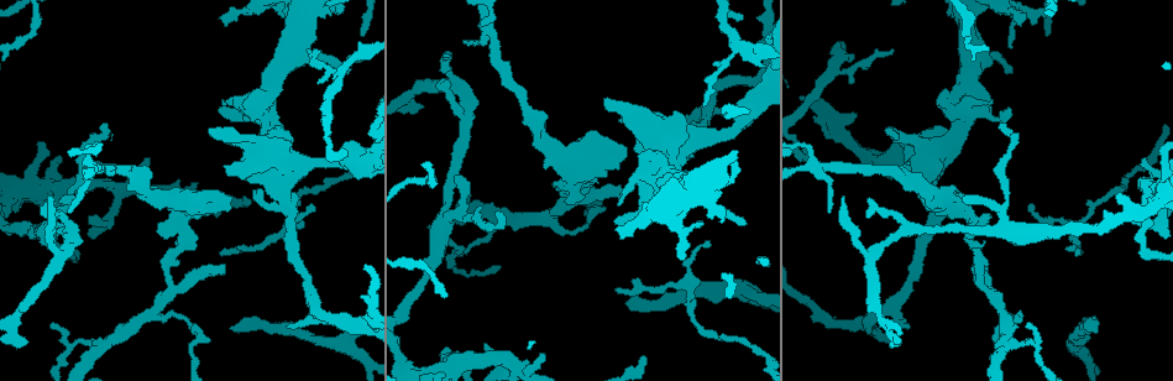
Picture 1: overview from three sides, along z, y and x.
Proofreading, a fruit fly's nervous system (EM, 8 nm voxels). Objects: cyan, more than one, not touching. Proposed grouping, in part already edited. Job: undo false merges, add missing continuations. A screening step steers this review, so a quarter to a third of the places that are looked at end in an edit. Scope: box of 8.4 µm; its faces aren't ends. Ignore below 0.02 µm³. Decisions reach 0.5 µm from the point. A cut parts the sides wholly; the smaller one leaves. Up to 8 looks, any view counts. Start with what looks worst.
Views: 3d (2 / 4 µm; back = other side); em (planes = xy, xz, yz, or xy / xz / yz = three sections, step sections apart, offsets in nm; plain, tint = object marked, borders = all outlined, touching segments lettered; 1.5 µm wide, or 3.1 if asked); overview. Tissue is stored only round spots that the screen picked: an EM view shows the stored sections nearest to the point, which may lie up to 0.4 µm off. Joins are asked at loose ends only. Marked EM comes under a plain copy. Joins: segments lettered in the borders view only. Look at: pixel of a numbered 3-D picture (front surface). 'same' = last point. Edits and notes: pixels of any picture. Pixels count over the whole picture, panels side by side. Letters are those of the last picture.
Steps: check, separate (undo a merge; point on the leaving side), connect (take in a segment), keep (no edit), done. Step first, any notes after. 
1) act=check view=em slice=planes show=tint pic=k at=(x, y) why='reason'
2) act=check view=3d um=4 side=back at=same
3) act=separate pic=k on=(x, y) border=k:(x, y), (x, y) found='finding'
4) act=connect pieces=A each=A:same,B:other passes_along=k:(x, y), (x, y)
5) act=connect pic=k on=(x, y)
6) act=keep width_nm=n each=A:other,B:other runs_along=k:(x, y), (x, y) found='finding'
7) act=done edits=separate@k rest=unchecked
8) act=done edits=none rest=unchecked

act=check view=3d um=4 pic=1 at=(630, 300) why='free end'

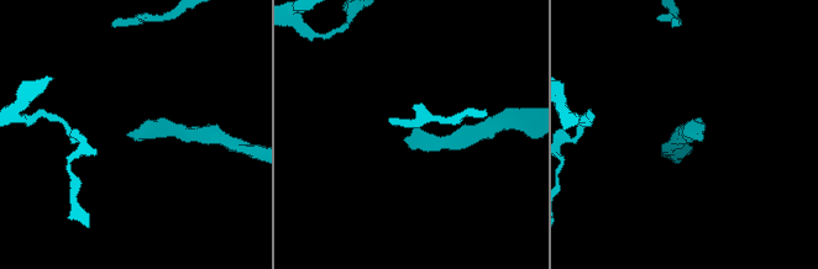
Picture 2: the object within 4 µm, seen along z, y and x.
act=check view=em slice=yz step=8 show=borders pic=2 at=(409, 136)

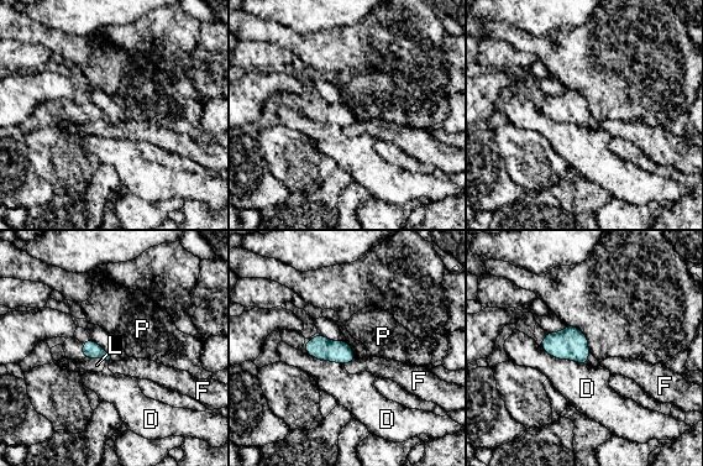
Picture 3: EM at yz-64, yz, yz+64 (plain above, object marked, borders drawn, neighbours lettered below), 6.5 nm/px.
act=keep width_nm=110 each=D:other,F:other,L:other,P:other border=3:(84, 357), (104, 357), (106, 360) found='none of them fits'

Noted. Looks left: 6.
act=check view=3d um=4 pic=1 at=(620, 191) why='free end'

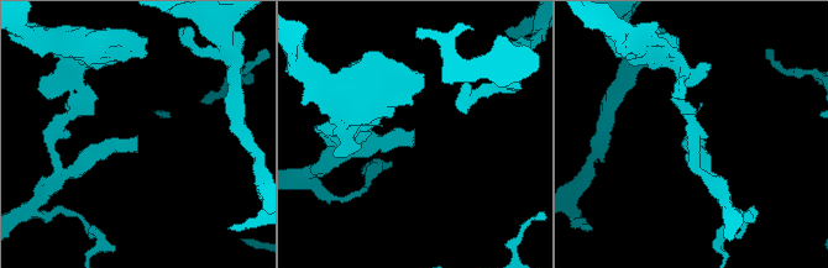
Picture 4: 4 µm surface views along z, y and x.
act=check view=em slice=planes show=borders pic=4 at=(135, 137) why='need the tissue'

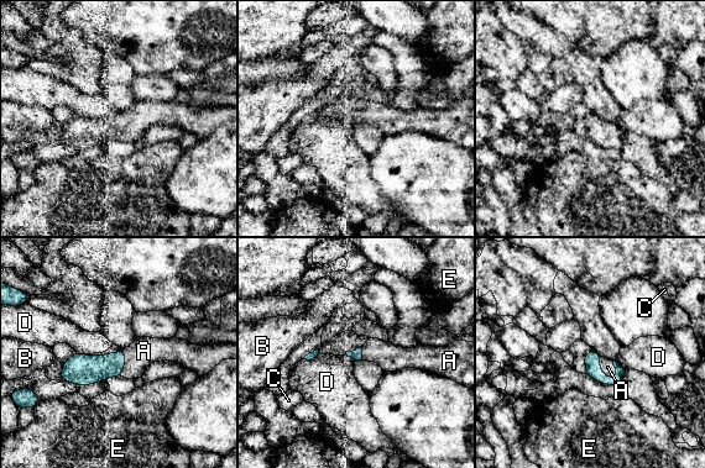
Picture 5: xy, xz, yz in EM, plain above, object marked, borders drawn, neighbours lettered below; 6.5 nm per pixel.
act=connect pieces=A each=A:same,B:other,C:other,D:other,E:other found='the neuron continues'

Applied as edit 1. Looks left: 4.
act=check view=overview why='see it whole again'

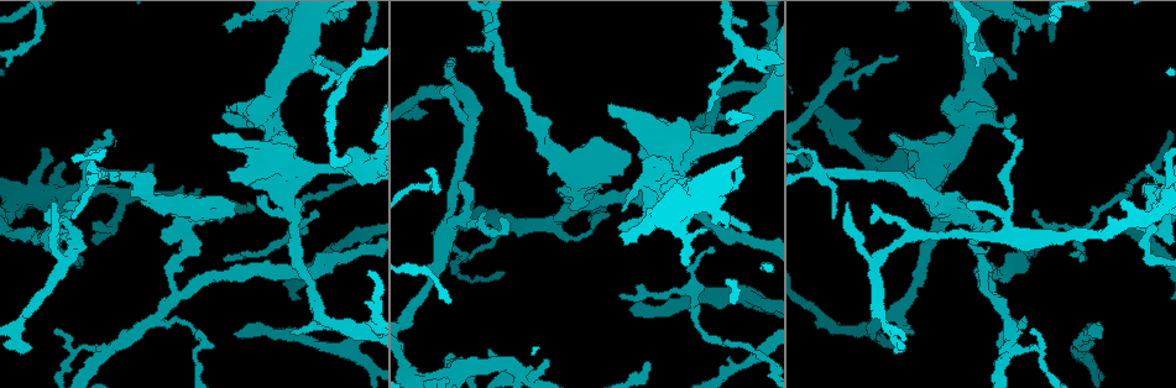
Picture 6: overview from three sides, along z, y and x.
act=check view=em slice=planes show=borders pic=6 at=(26, 346) why='tapers out'

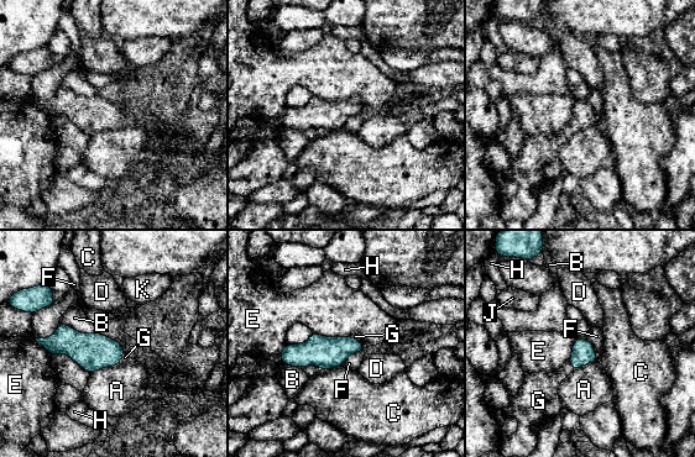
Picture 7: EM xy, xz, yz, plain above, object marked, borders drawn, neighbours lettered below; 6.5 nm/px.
act=connect pieces=G width_nm=140 longest_contact=E:240nm each=A:other,B:other,C:other,D:other,E:other,F:other,G:same,H:other,J:other,K:other found='it goes on there'

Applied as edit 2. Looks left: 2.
act=done edits=connect@5,connect@7 rest=unchecked

